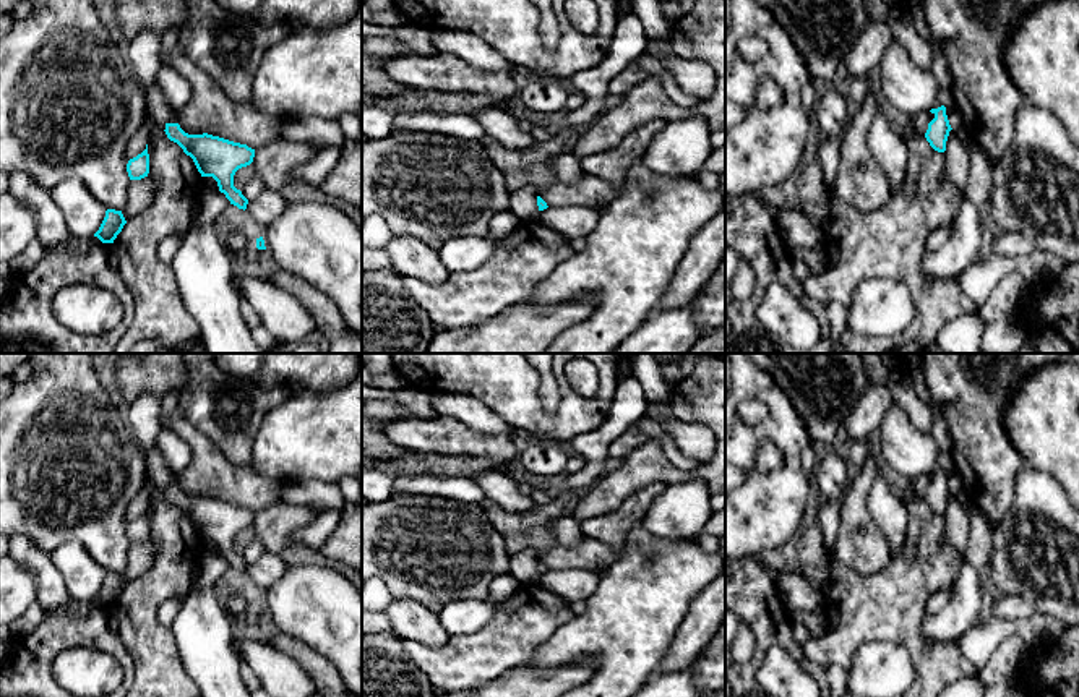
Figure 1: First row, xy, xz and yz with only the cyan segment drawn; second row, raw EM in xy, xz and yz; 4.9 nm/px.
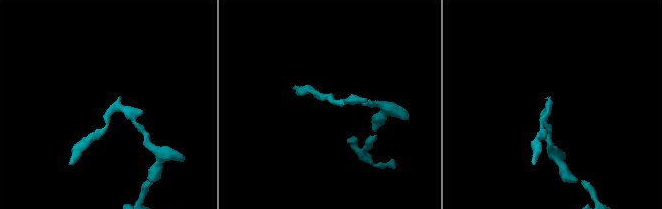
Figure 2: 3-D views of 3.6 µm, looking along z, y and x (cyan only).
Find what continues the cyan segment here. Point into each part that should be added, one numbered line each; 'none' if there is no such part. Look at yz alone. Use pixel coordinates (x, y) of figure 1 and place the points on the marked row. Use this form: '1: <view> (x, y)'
1: yz (907, 88)

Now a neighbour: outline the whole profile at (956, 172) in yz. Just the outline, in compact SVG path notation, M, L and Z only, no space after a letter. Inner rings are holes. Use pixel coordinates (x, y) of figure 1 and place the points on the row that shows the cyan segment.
M952 130L949 131L946 141L944 156L948 165L941 175L941 180L944 183L952 183L957 190L964 191L969 180L970 157L967 146L956 138Z

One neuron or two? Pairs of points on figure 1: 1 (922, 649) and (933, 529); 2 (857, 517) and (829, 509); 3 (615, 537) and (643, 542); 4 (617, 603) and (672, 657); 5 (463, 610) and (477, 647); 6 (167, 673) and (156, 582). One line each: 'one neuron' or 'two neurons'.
1: one neuron
2: two neurons
3: two neurons
4: two neurons
5: two neurons
6: one neuron

